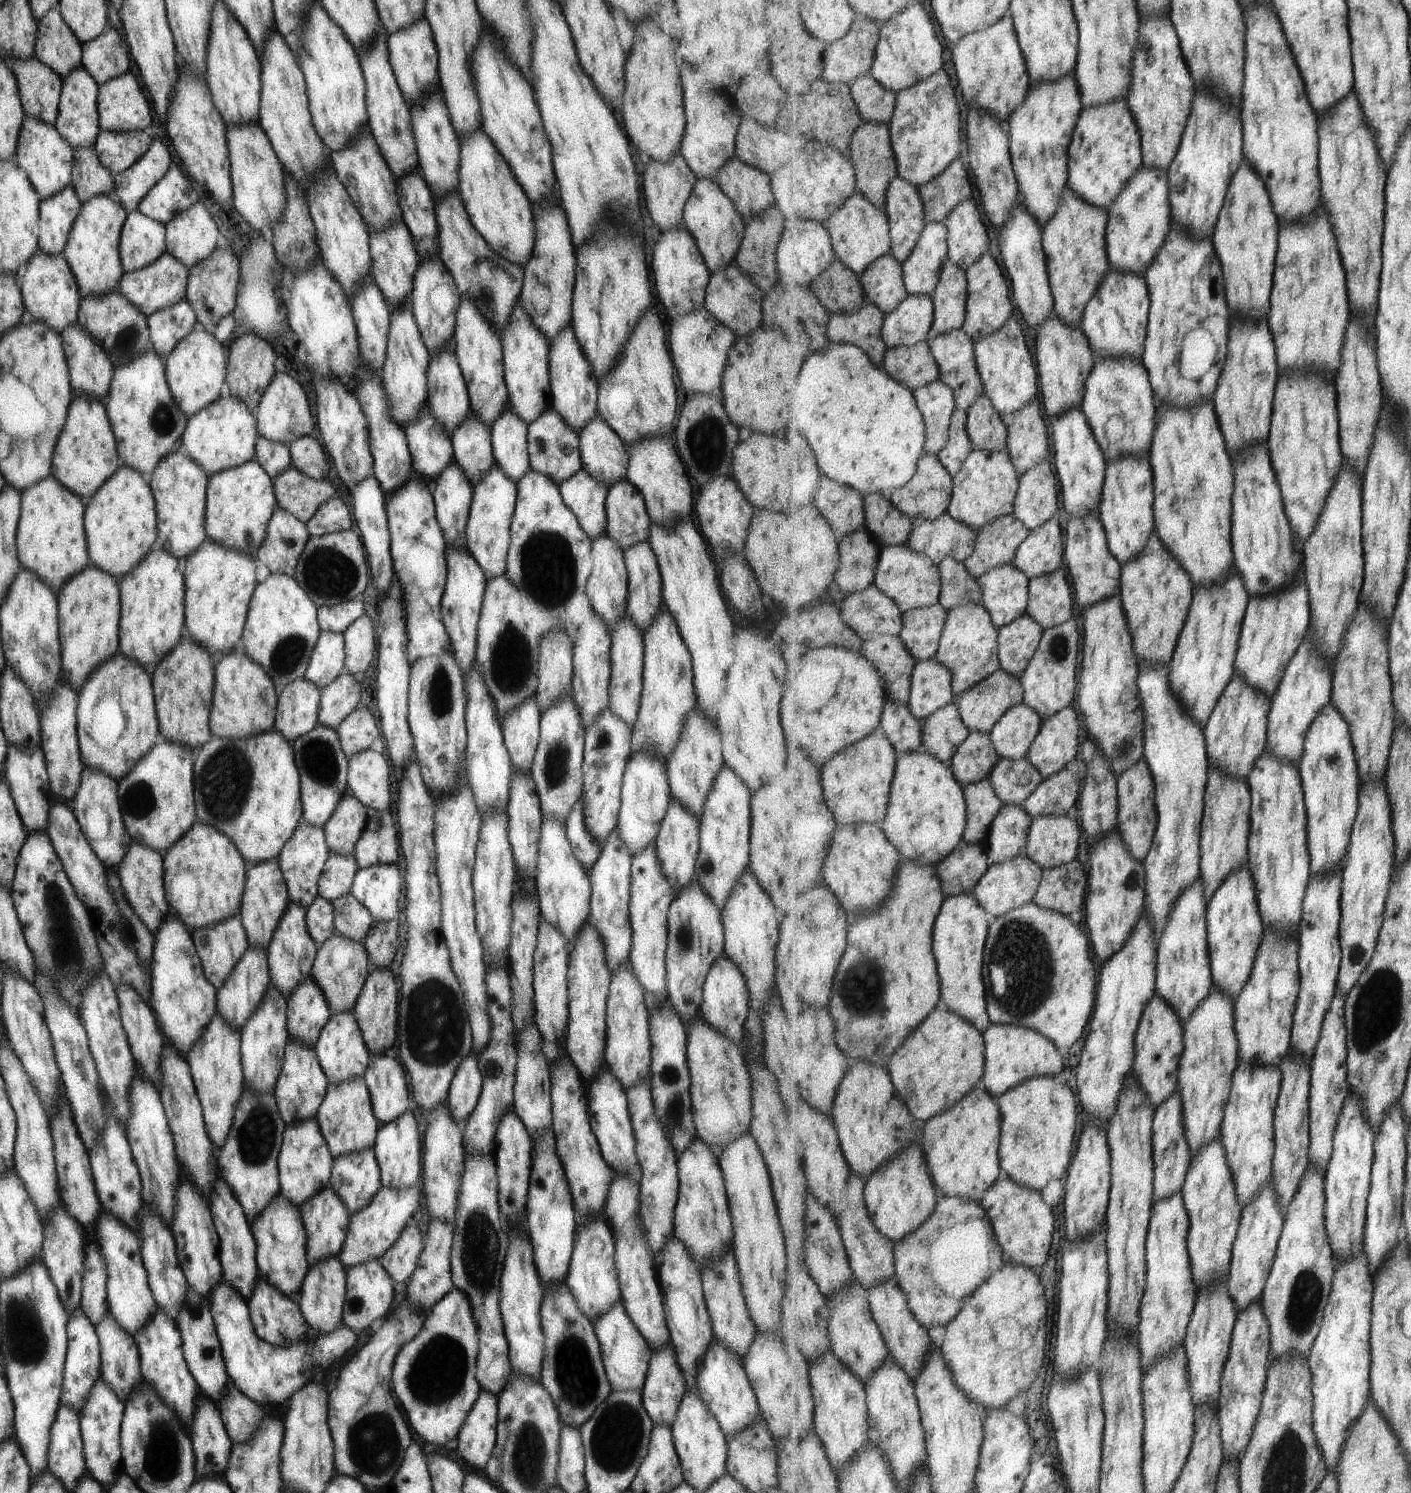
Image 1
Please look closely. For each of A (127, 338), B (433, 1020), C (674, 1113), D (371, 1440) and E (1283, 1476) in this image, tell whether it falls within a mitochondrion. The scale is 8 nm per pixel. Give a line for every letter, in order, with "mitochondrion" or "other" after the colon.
A: mitochondrion
B: mitochondrion
C: mitochondrion
D: mitochondrion
E: mitochondrion

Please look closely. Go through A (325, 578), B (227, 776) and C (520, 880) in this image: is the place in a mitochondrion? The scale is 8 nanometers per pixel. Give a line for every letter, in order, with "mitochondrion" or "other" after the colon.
A: mitochondrion
B: mitochondrion
C: other

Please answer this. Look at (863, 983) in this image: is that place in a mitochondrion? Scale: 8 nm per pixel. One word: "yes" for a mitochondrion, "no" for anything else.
yes

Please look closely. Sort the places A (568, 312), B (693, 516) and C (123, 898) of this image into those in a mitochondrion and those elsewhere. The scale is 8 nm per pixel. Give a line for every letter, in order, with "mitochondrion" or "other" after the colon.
A: other
B: other
C: other

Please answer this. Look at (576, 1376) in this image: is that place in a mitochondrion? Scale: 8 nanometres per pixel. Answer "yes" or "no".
yes

